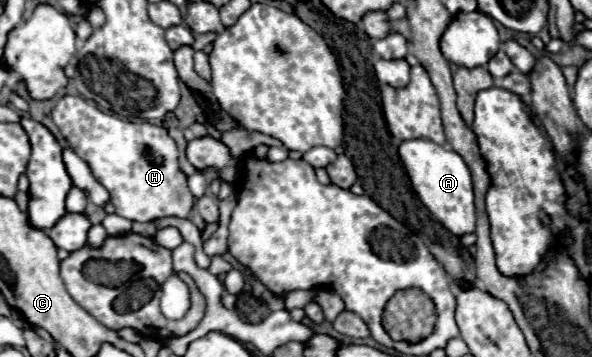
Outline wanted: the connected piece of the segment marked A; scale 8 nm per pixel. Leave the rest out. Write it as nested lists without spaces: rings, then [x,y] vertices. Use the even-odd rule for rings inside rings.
[[[426,138],[406,140],[400,144],[398,152],[410,176],[414,192],[418,194],[422,204],[434,214],[434,218],[454,236],[464,236],[468,232],[474,232],[476,210],[474,210],[472,180],[470,180],[470,170],[460,158],[460,154]]]

